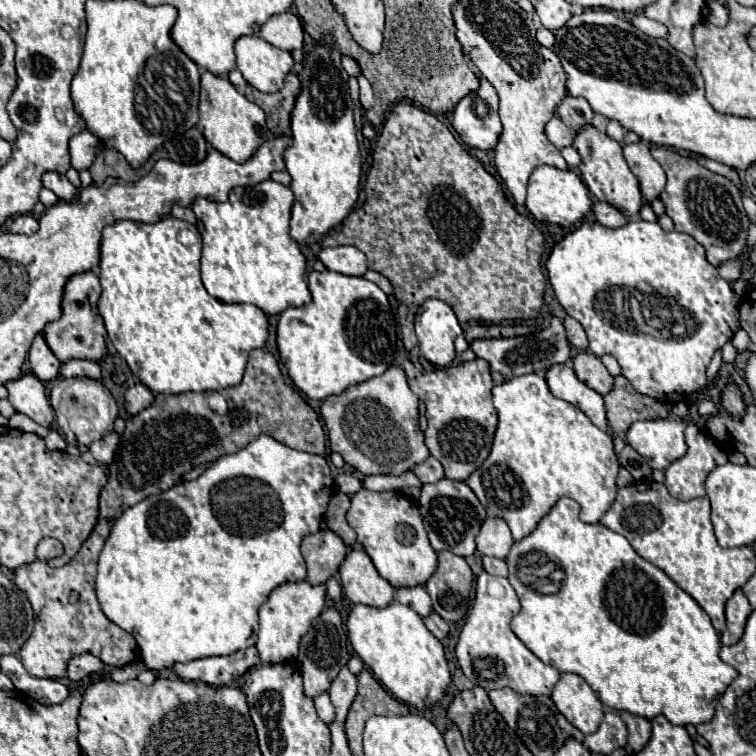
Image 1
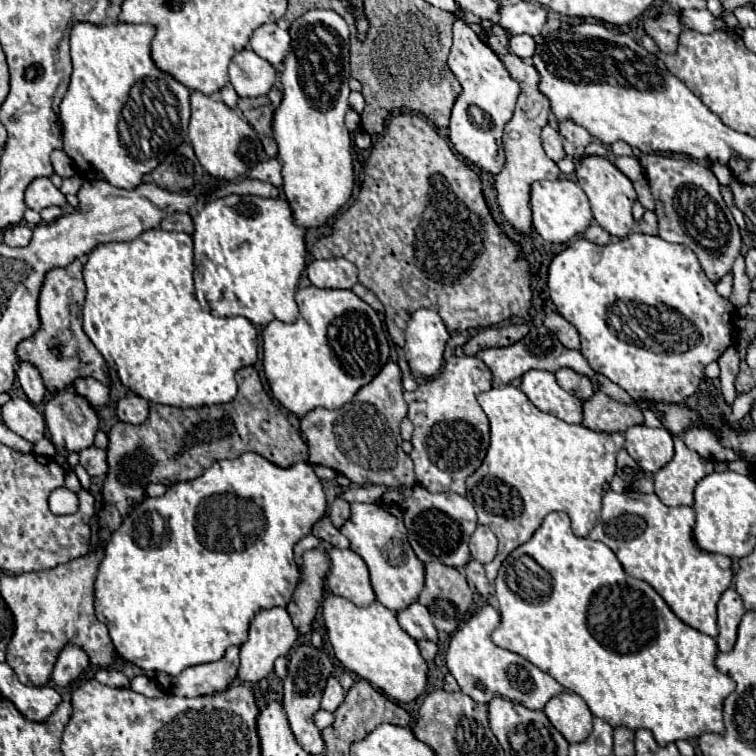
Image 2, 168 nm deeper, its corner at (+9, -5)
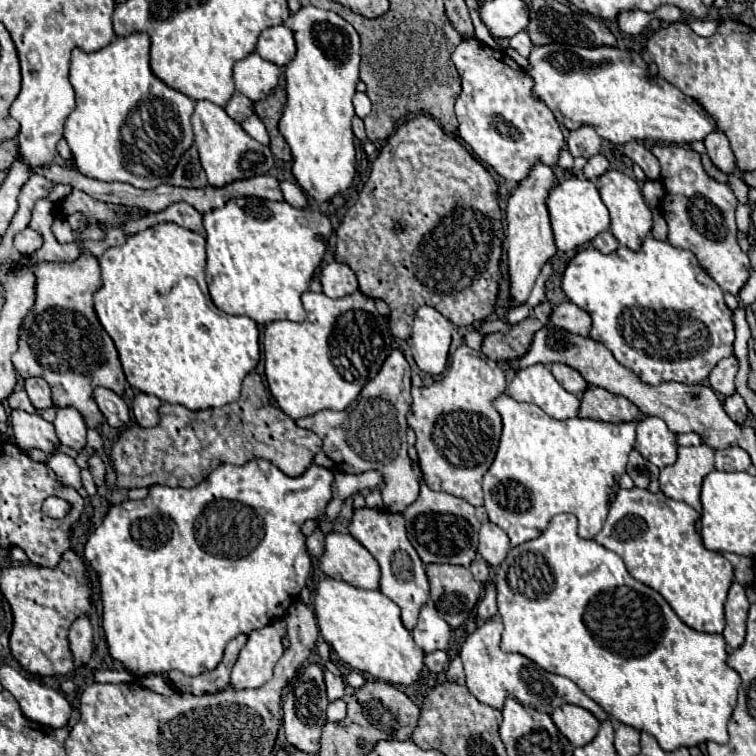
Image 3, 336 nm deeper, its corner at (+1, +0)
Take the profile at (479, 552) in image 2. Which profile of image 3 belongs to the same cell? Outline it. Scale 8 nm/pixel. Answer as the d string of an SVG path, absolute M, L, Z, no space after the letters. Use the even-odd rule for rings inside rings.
M485 521L479 531L479 555L489 563L489 565L501 565L501 561L509 553L509 537L493 525L491 521Z

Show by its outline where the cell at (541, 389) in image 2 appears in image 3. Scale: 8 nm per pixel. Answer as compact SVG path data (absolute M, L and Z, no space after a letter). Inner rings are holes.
M545 365L519 369L513 383L509 385L509 395L517 401L539 405L547 415L555 419L577 417L581 407L581 399L563 389Z

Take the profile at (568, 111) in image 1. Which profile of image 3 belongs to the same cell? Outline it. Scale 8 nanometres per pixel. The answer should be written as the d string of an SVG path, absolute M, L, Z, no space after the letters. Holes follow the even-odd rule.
M585 125L585 127L579 127L579 129L571 131L571 135L567 139L567 147L569 147L569 151L571 151L573 157L581 155L581 157L587 159L587 157L599 153L601 141L603 139L597 135L597 131L593 127Z

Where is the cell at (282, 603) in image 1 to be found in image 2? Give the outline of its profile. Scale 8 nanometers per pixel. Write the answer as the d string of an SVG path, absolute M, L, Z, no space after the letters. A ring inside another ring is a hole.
M285 608L261 610L249 626L249 640L245 644L241 644L241 652L239 652L241 662L239 662L237 678L243 682L259 682L269 672L273 672L273 662L279 656L287 656L287 652L291 650L295 640L297 640L297 630L291 624L291 618Z

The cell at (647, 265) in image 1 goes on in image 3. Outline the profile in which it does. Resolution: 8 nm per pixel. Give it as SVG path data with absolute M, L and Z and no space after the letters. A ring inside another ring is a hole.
M649 235L637 251L619 245L619 249L609 255L595 247L585 247L569 261L561 289L571 303L591 315L593 325L589 337L605 345L621 365L639 375L647 385L661 385L665 381L687 385L701 383L709 377L717 361L733 353L733 311L727 307L723 291L699 265L695 253L673 247L669 241L659 241Z

